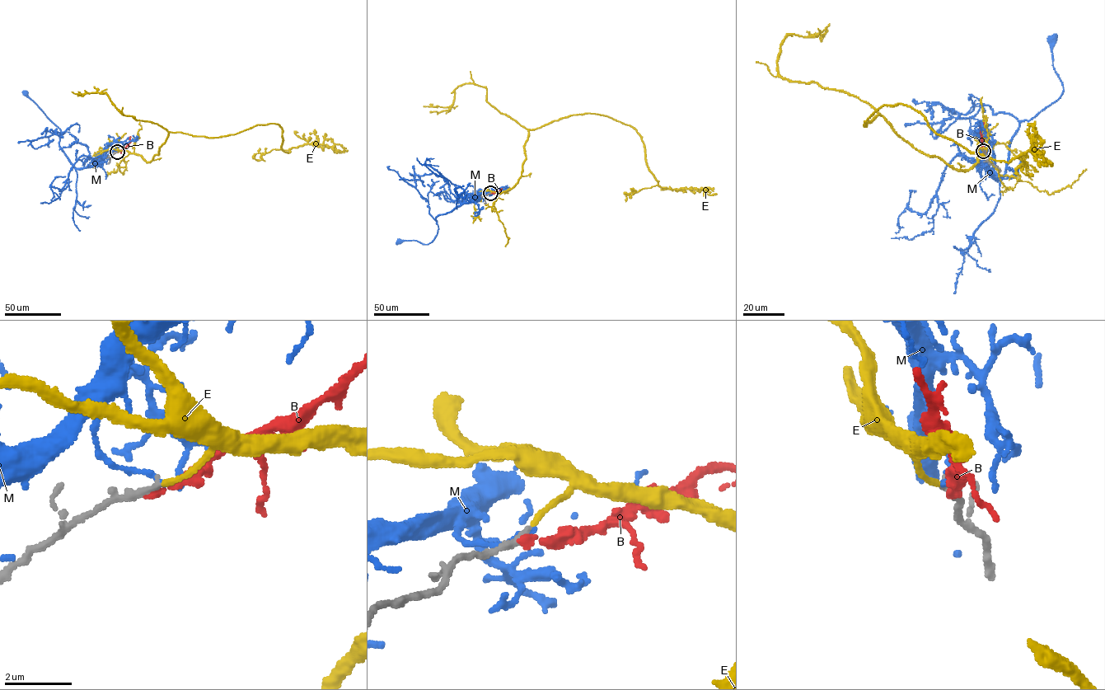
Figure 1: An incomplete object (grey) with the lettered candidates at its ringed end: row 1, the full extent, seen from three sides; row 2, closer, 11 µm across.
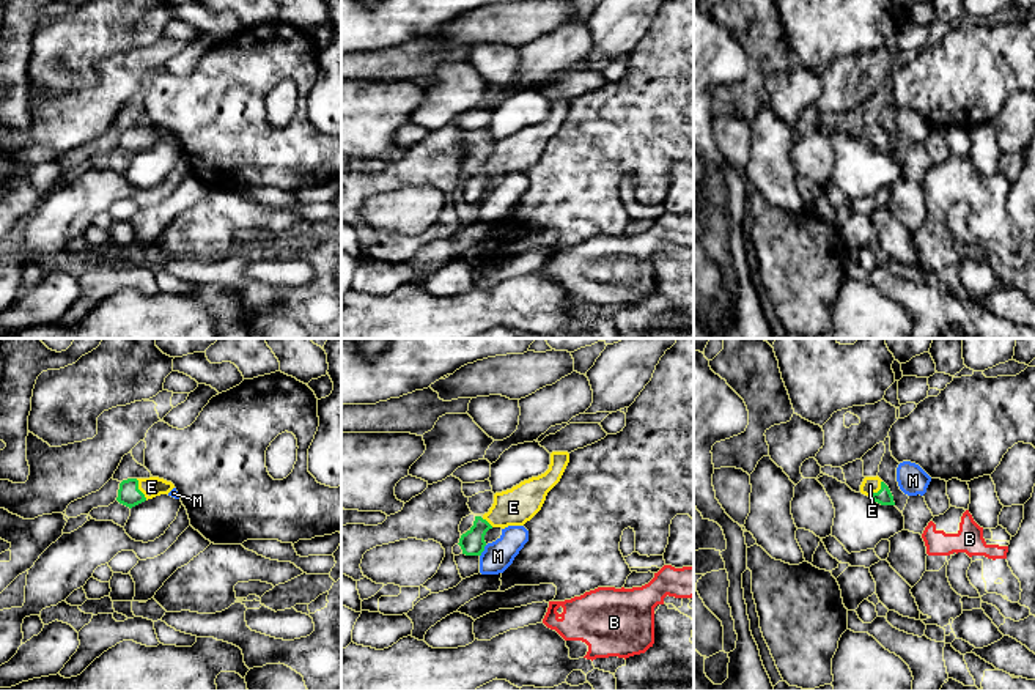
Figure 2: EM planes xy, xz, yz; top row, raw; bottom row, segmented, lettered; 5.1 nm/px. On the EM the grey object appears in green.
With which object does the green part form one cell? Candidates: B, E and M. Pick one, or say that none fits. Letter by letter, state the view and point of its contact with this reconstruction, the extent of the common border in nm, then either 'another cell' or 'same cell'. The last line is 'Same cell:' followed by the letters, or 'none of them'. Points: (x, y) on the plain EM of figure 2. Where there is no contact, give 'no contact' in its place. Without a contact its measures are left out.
B: no contact; another cell
E: meets green in xy at (139, 137); contact 130 nm long; same cell
M: meets green in xz at (483, 197); contact 70 nm long; another cell
Same cell: E

